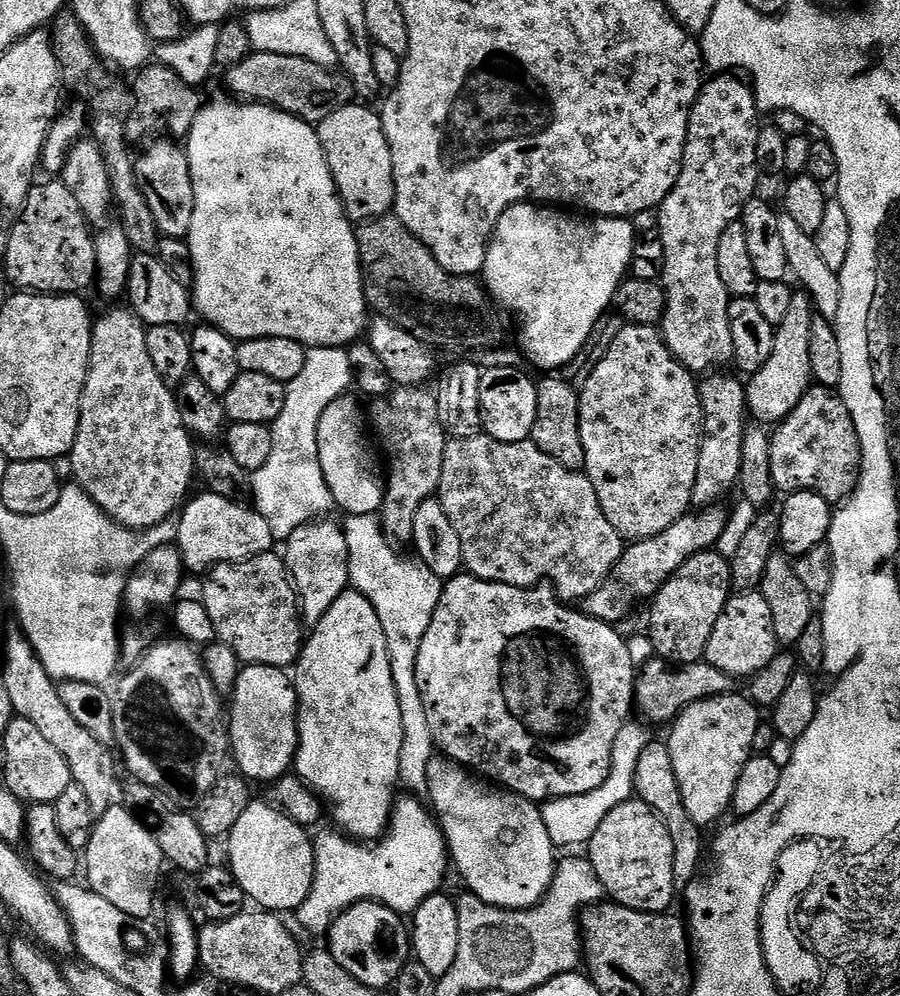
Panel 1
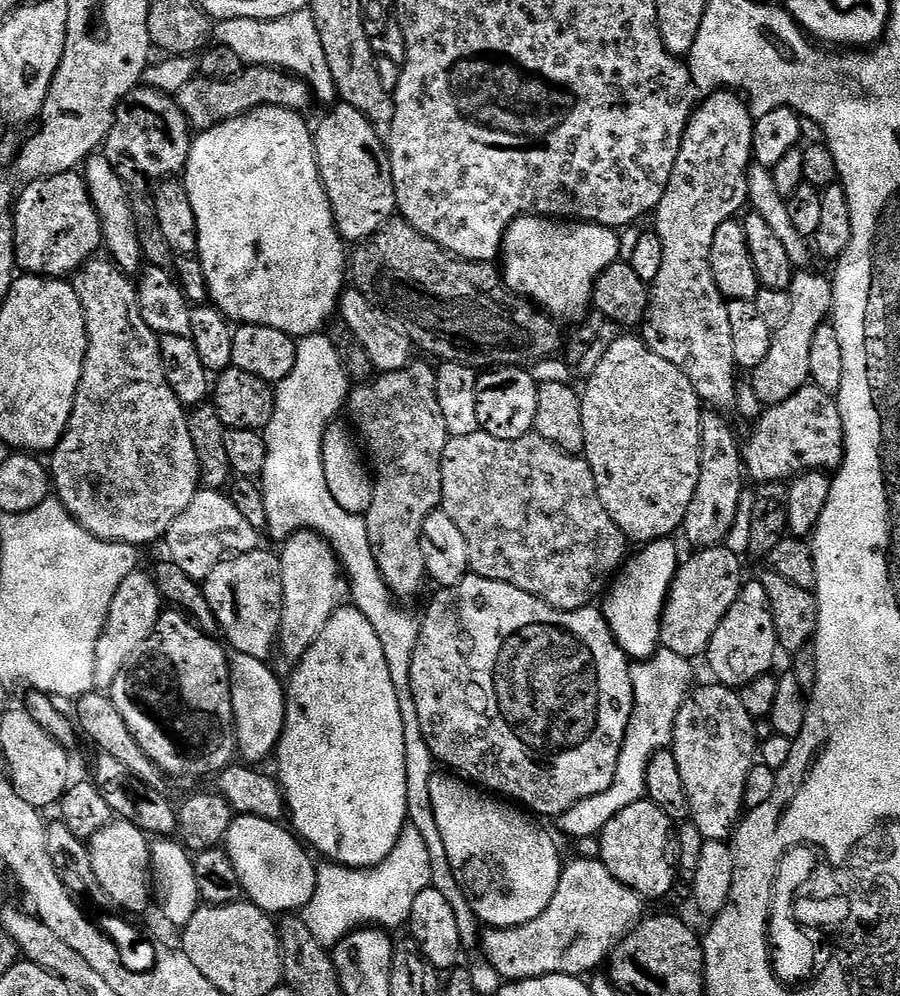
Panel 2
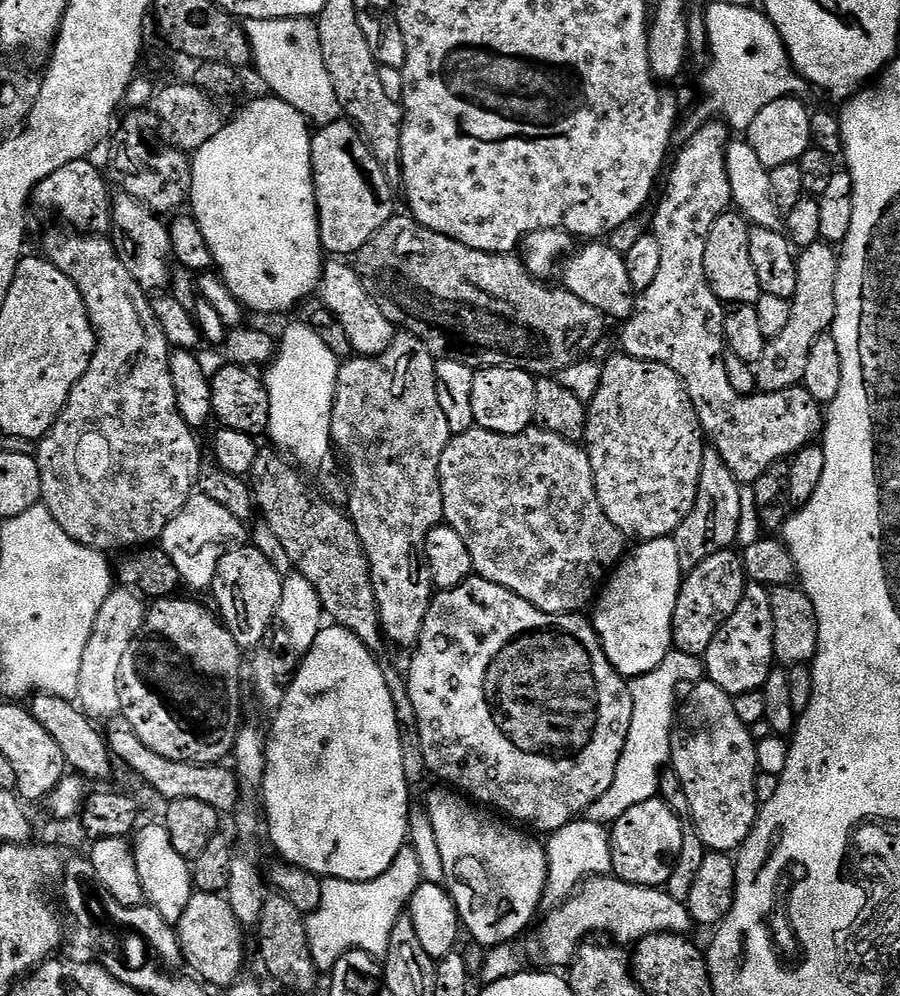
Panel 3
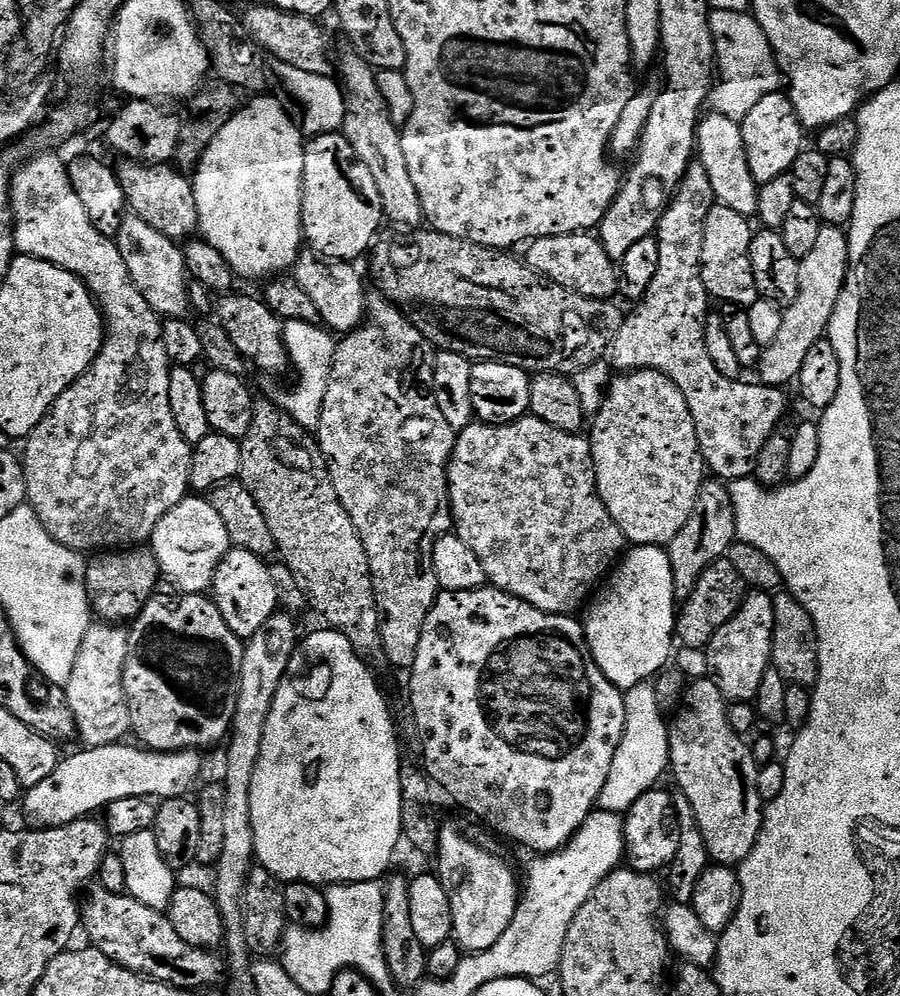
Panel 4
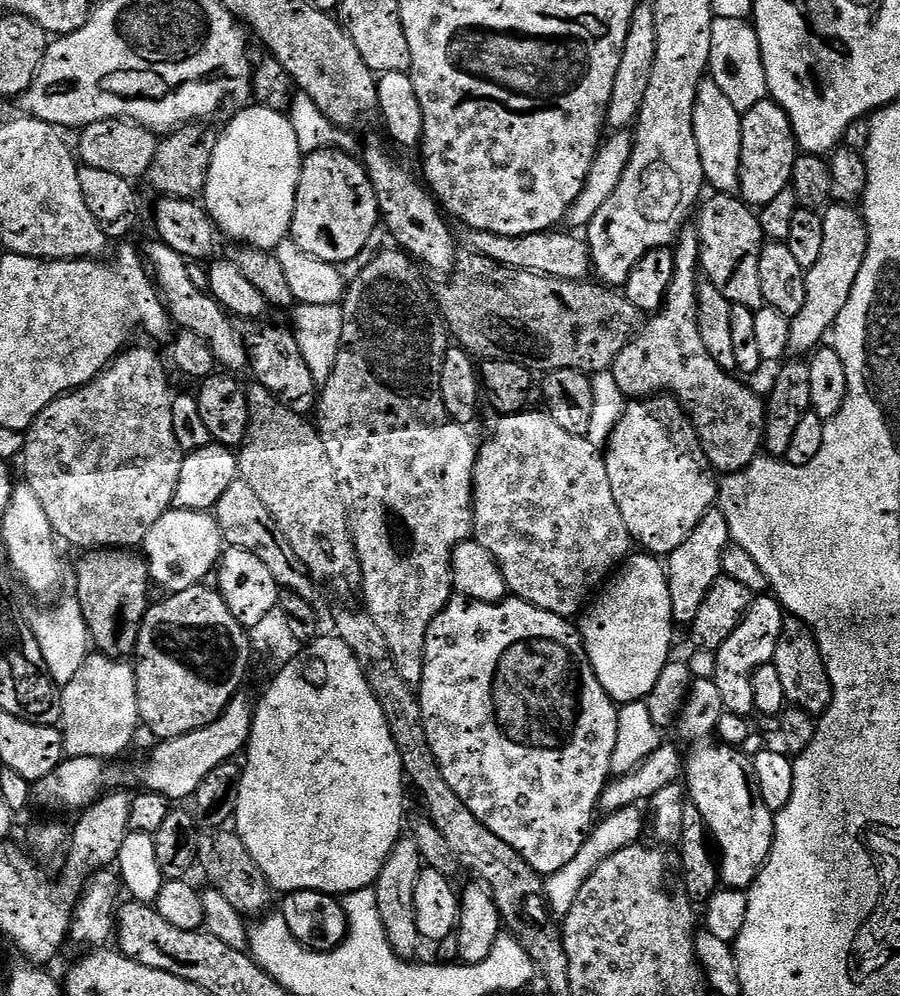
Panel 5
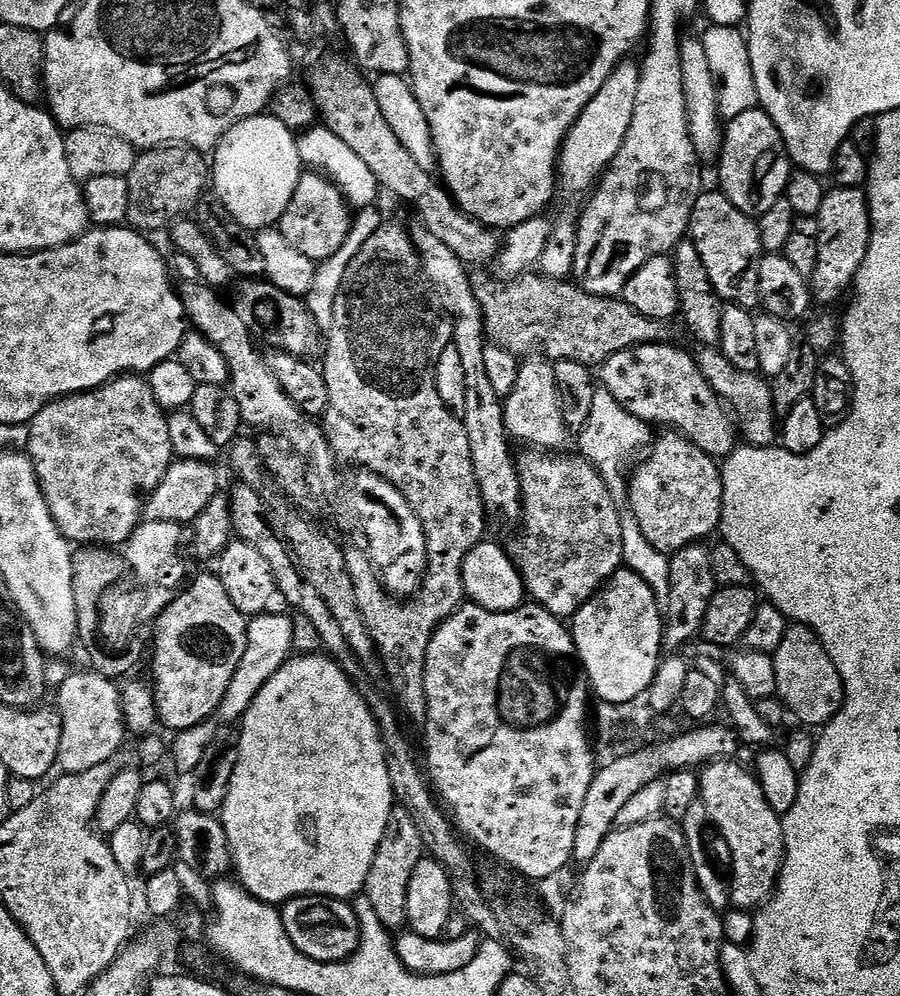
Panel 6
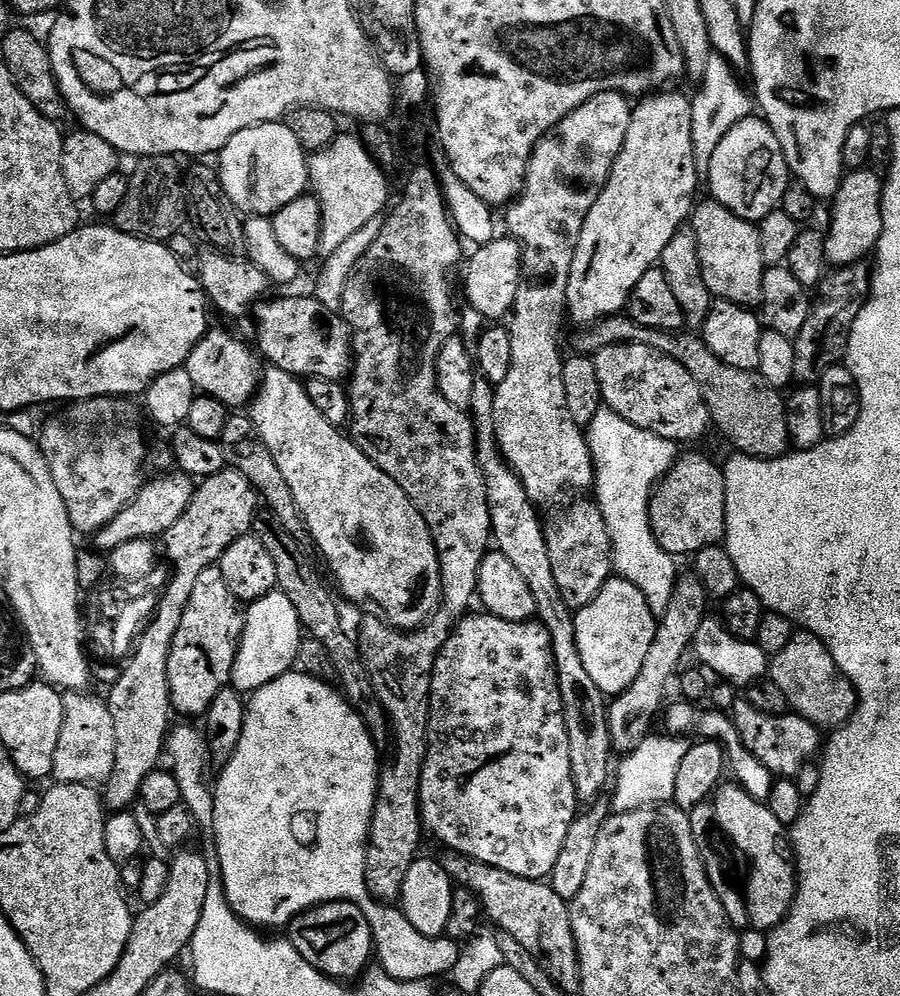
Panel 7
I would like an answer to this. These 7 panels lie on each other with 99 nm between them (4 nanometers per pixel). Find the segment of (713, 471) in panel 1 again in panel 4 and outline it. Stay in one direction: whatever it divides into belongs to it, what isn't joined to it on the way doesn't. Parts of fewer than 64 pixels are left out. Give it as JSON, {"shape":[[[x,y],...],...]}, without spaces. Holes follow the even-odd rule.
{"shape":[[[716,478],[705,479],[700,487],[698,502],[694,502],[694,514],[690,514],[690,522],[686,522],[678,538],[674,538],[666,546],[677,597],[687,598],[691,595],[704,571],[715,560],[725,559],[728,549],[737,543],[737,540],[734,502],[728,493],[728,484]]]}

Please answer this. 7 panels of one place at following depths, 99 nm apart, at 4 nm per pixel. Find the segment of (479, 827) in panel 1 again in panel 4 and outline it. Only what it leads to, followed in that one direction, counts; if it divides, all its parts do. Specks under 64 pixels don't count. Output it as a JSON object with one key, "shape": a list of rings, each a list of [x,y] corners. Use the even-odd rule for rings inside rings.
{"shape":[[[456,827],[440,829],[437,875],[451,902],[452,929],[455,941],[470,954],[484,952],[505,933],[520,901],[520,882],[509,864],[498,856],[472,844]]]}

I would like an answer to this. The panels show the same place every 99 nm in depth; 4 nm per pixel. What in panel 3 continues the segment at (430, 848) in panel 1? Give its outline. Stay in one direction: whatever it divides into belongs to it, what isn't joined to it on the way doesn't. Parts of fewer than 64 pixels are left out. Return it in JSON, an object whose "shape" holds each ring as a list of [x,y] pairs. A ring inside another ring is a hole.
{"shape":[[[406,846],[390,862],[390,870],[373,880],[329,880],[321,886],[321,901],[306,916],[306,934],[312,961],[320,970],[331,970],[338,958],[348,951],[366,951],[382,958],[390,946],[390,930],[394,922],[405,915],[408,901],[424,880],[422,866],[410,846]]]}

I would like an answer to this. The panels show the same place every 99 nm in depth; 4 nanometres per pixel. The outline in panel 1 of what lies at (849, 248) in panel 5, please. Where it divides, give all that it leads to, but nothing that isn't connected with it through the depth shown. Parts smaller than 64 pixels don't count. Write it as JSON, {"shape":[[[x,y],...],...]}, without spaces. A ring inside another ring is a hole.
{"shape":[[[803,290],[793,291],[790,310],[781,324],[775,325],[774,350],[762,370],[751,373],[747,381],[748,410],[753,421],[764,426],[775,426],[785,420],[802,402],[802,398],[813,387],[810,370],[810,326],[814,319],[812,298]]]}

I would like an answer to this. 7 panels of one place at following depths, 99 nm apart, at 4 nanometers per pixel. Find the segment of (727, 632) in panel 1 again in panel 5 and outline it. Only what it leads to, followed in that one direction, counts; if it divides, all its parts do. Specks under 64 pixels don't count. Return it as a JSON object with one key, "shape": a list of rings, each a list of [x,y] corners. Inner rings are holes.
{"shape":[[[771,594],[753,595],[750,606],[740,625],[722,642],[716,651],[716,675],[718,694],[722,694],[725,712],[733,712],[748,718],[756,712],[752,675],[762,666],[772,663],[774,650],[778,650],[778,638],[782,638],[782,626],[786,613],[779,600]]]}

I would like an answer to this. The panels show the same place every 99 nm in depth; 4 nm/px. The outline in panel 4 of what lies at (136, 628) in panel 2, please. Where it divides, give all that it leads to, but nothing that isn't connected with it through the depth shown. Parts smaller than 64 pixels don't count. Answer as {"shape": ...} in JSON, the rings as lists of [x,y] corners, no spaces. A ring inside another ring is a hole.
{"shape":[[[94,622],[82,638],[78,658],[74,658],[74,670],[67,684],[63,685],[70,710],[74,710],[74,722],[79,739],[87,747],[110,746],[121,743],[132,727],[128,699],[124,693],[124,667],[128,653],[129,629],[115,623]]]}

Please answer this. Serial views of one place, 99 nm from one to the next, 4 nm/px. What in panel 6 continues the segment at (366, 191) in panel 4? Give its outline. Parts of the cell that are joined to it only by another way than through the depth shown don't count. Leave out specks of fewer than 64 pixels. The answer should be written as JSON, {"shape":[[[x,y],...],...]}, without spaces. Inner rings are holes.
{"shape":[[[308,170],[301,175],[294,198],[290,198],[290,206],[286,206],[278,227],[294,250],[306,254],[306,258],[323,262],[343,253],[340,251],[352,232],[352,215],[353,209],[344,199],[343,192],[327,176]]]}

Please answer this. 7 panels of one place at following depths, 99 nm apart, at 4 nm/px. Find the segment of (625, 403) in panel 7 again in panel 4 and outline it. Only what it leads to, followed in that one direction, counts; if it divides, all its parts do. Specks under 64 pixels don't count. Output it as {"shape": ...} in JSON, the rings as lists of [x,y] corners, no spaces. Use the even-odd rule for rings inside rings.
{"shape":[[[699,164],[688,165],[688,172],[680,184],[676,195],[668,203],[662,214],[660,227],[654,235],[658,242],[658,274],[650,284],[650,290],[643,300],[625,319],[618,338],[612,344],[610,363],[617,373],[634,372],[642,368],[652,368],[669,376],[682,390],[686,402],[690,406],[690,414],[694,418],[694,426],[698,430],[700,453],[704,456],[707,471],[713,477],[724,482],[749,479],[756,471],[758,454],[762,454],[762,446],[771,436],[777,435],[780,423],[788,412],[788,396],[784,388],[772,388],[763,382],[744,384],[743,379],[731,380],[726,374],[718,374],[718,366],[714,366],[714,358],[706,351],[706,322],[710,315],[710,297],[702,282],[700,263],[702,262],[702,234],[706,230],[706,214],[718,203],[714,194],[714,186],[710,186],[710,174]]]}

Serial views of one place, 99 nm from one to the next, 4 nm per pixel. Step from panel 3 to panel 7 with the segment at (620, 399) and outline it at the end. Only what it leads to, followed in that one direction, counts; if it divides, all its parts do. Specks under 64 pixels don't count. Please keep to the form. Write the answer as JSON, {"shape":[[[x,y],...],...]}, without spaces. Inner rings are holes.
{"shape":[[[696,452],[683,453],[656,485],[649,512],[658,546],[674,558],[692,558],[703,548],[720,544],[726,526],[726,482],[721,465]]]}

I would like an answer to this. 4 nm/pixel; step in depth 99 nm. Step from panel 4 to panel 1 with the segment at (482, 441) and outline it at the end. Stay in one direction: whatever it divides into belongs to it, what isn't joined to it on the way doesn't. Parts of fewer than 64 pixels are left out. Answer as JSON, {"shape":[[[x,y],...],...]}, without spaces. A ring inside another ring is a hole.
{"shape":[[[486,434],[461,440],[449,439],[446,454],[442,458],[442,482],[438,499],[442,510],[446,510],[446,518],[450,518],[454,531],[462,541],[464,568],[471,575],[477,576],[479,580],[489,580],[519,588],[534,588],[547,582],[557,597],[564,602],[583,602],[590,594],[594,594],[594,590],[601,588],[606,577],[613,575],[616,563],[622,558],[626,547],[624,537],[618,534],[618,530],[614,530],[614,526],[610,526],[610,518],[602,514],[602,502],[598,502],[598,494],[594,494],[594,482],[590,482],[590,478],[584,472],[566,470],[562,462],[554,462],[550,454],[542,454],[542,450],[538,450],[538,446],[532,443],[531,439],[522,442],[498,442]]]}

